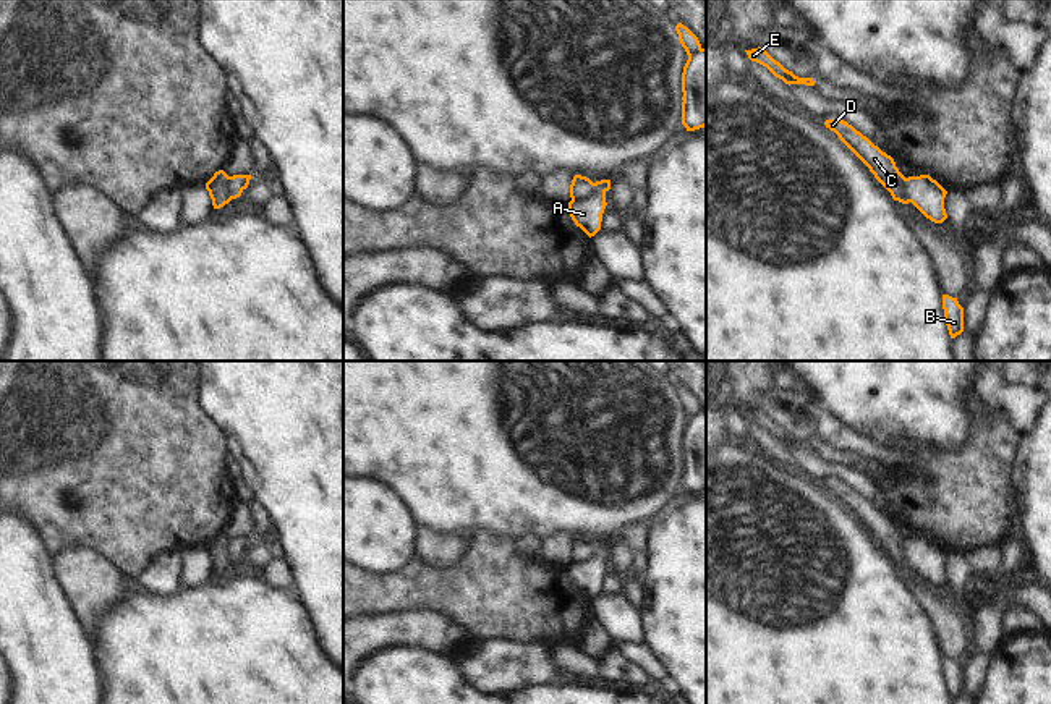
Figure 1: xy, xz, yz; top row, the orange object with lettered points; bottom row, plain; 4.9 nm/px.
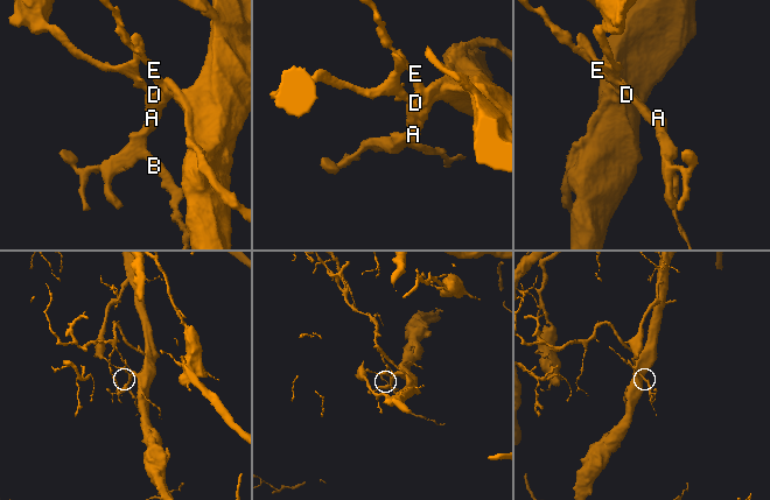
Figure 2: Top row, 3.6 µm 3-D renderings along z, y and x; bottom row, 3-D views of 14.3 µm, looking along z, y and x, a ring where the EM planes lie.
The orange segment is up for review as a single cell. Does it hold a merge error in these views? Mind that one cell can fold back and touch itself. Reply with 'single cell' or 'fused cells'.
fused cells

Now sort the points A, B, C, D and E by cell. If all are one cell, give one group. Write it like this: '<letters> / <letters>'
A B E / C D

